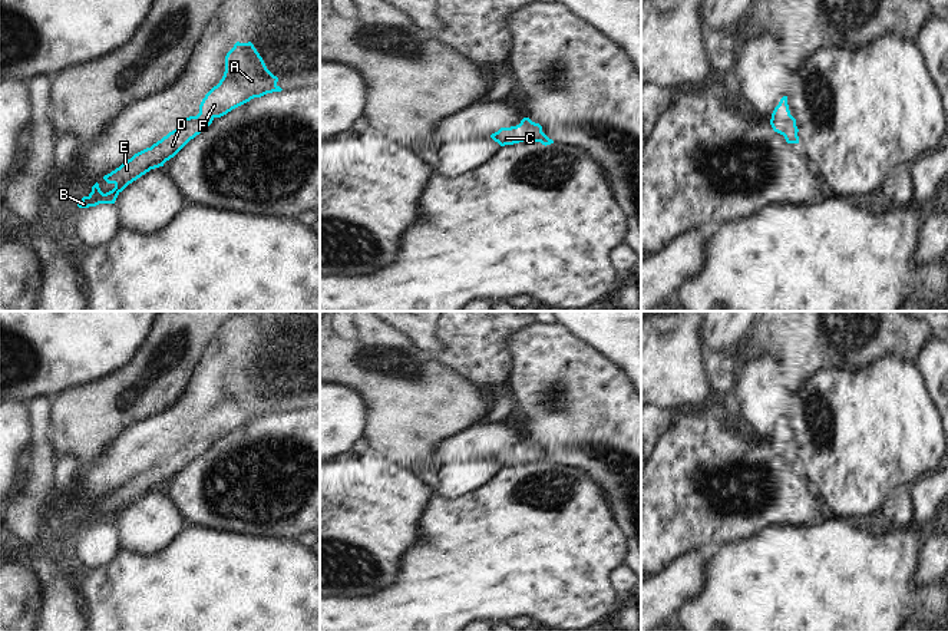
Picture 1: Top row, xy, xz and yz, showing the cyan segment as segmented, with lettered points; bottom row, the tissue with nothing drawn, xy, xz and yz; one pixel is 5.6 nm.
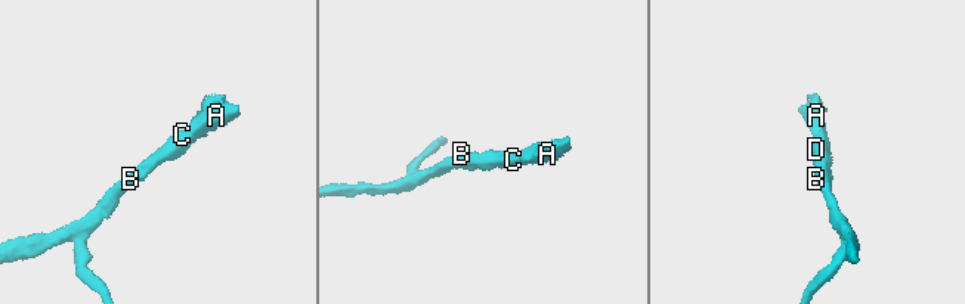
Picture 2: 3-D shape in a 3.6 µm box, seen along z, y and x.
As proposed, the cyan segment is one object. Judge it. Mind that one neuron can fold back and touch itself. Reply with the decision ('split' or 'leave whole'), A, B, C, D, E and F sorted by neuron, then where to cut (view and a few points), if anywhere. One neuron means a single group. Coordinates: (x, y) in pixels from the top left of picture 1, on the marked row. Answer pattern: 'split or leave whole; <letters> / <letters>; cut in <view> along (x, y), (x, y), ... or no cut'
leave whole; A B C D E F; no cut

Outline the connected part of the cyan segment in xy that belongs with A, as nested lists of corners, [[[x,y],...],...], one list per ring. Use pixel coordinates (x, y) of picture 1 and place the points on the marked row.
[[[237,42],[225,56],[222,79],[205,95],[199,105],[199,113],[196,116],[181,118],[175,131],[105,175],[103,179],[108,184],[113,184],[115,188],[103,194],[96,182],[92,186],[92,192],[83,196],[77,207],[89,208],[99,204],[115,204],[118,195],[129,184],[151,169],[163,166],[191,139],[204,132],[215,118],[227,115],[254,98],[281,92],[283,89],[277,82],[278,77],[267,69],[254,44],[251,42]]]

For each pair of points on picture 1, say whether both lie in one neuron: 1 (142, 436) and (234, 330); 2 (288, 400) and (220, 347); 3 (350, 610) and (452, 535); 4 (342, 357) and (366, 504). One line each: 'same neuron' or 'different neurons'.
1: same neuron
2: different neurons
3: same neuron
4: different neurons

